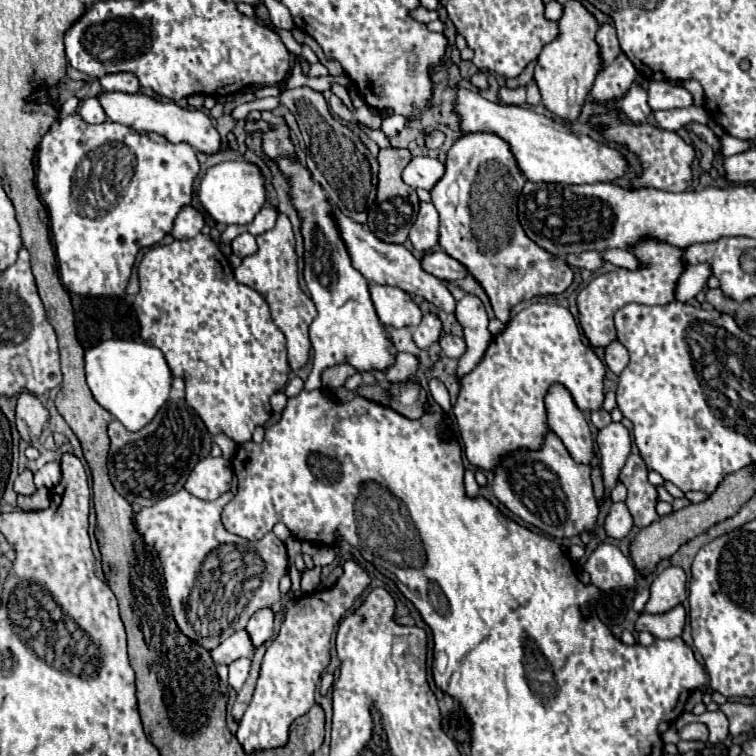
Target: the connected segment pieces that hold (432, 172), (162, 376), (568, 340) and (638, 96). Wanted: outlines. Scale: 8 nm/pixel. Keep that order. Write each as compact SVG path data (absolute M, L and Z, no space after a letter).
M414 156L412 162L404 168L404 182L412 188L424 188L430 190L444 174L444 164L436 158L428 156Z
M114 338L86 350L84 360L86 382L92 390L92 396L132 432L144 428L168 400L172 374L164 360L164 354L156 346Z
M534 302L530 306L532 308L520 310L506 322L504 330L492 338L478 366L460 380L460 394L454 404L456 428L464 442L468 462L486 472L496 470L496 462L500 462L504 454L512 454L512 450L540 450L540 446L544 446L544 434L550 430L544 398L552 384L562 384L582 412L600 410L604 402L602 390L606 366L596 356L592 346L588 346L570 310L548 302Z
M632 84L632 88L626 92L626 96L620 100L620 110L624 112L626 120L632 124L644 124L648 114L652 112L648 106L646 90L638 84Z

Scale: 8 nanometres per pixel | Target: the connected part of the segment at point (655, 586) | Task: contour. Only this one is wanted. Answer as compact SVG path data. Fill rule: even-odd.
M668 566L650 584L650 600L644 608L648 614L662 614L688 598L688 576L678 566Z

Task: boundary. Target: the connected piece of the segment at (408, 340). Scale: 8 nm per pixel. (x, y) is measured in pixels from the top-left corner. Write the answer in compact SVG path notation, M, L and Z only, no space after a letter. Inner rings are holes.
M386 326L386 332L390 334L392 338L392 344L398 352L410 352L410 354L416 354L420 356L422 352L416 348L414 340L412 340L412 330L408 326L404 328L394 328L394 326Z

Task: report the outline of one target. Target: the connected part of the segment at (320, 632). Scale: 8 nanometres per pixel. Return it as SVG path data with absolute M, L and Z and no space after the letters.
M346 560L342 568L344 574L332 588L324 590L324 598L322 594L314 592L300 596L294 602L294 606L286 612L286 620L282 622L278 636L266 648L254 696L236 732L236 738L246 752L284 746L292 720L306 714L314 706L316 684L322 670L330 662L330 636L344 612L370 584L368 574L354 560Z

